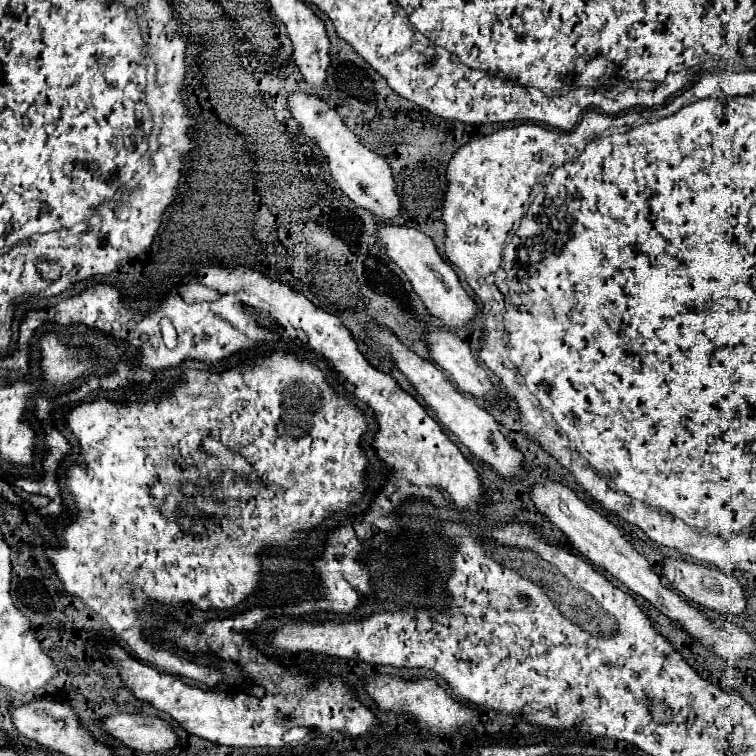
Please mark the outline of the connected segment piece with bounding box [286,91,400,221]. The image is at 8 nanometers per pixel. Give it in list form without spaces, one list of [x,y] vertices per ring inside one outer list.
[[[296,91],[296,93],[288,95],[286,103],[288,103],[288,111],[302,127],[302,133],[308,139],[316,141],[318,149],[328,157],[330,173],[332,173],[334,181],[340,185],[340,189],[356,205],[370,209],[376,219],[382,219],[382,221],[396,219],[400,215],[398,213],[400,199],[394,191],[396,185],[394,185],[394,179],[392,179],[392,173],[390,173],[390,167],[386,165],[386,161],[380,155],[366,149],[358,141],[358,137],[346,127],[340,113],[334,107],[330,107],[324,99],[320,99],[318,95],[308,95],[304,91]]]

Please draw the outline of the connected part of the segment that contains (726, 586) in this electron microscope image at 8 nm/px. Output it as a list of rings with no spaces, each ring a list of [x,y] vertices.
[[[666,559],[664,561],[664,577],[668,579],[670,587],[674,591],[678,591],[680,595],[688,597],[690,601],[710,607],[714,611],[720,613],[742,613],[744,611],[744,595],[742,595],[742,587],[738,585],[736,577],[728,577],[718,569],[710,569],[704,565],[696,565],[696,563],[688,563],[682,559]]]

